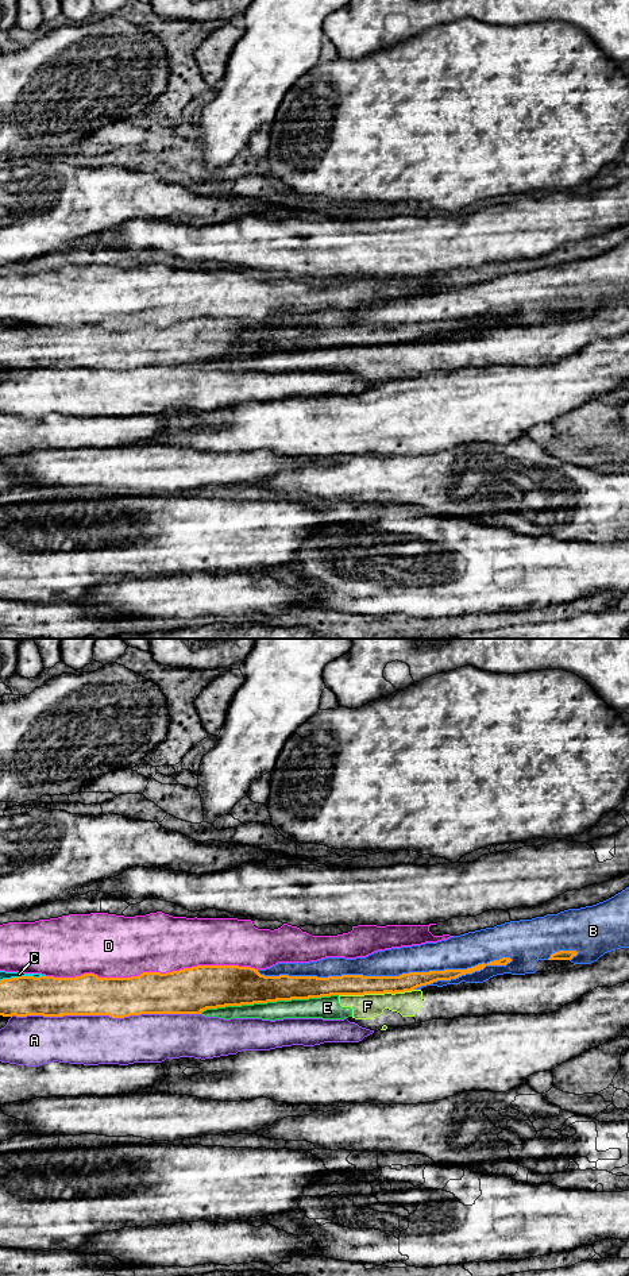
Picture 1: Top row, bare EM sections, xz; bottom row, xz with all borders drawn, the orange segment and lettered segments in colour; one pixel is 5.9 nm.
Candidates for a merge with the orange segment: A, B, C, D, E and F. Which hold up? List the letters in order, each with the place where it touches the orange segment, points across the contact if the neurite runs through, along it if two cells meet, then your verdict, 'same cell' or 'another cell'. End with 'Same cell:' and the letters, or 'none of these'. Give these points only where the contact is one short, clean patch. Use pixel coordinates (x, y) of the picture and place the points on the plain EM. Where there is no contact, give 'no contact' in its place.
A: xz (105, 366) | another cell
B: xz (384, 328) | another cell
C: xz (22, 328) | another cell
D: xz (151, 324) | another cell
E: xz (269, 353) | another cell
F: xz (375, 344) | another cell
Same cell: none of these

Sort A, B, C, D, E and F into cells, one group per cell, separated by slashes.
A / B / C / D / E F

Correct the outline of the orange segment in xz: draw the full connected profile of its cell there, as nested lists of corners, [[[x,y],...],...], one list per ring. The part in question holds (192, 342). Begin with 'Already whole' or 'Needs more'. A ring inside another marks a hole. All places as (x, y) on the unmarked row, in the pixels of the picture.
Already whole. [[[502,309],[467,321],[400,328],[265,328],[255,320],[239,317],[197,317],[131,329],[99,329],[94,325],[76,329],[18,328],[0,332],[0,367],[124,370],[140,366],[201,366],[207,361],[277,352],[395,346],[510,313],[510,309]]]

